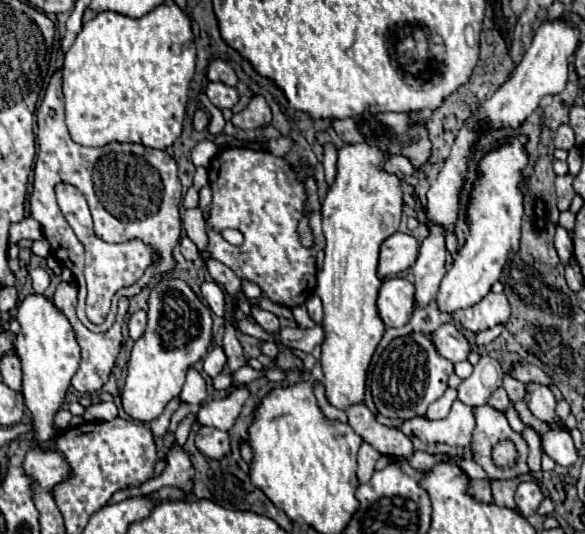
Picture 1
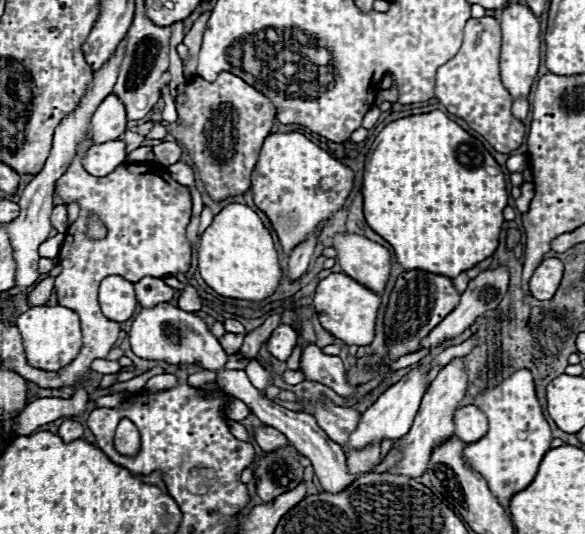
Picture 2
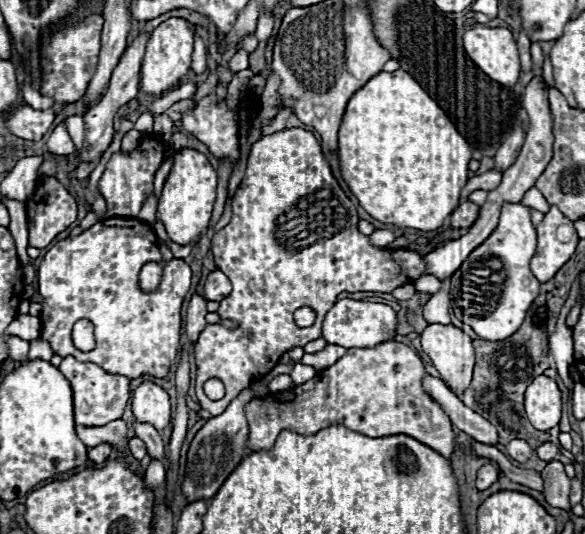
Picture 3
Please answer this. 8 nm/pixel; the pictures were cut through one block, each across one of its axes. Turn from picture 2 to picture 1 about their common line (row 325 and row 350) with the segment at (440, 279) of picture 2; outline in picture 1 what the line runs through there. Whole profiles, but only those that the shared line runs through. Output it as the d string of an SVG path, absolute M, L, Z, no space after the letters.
M408 334L396 338L380 354L372 370L372 398L382 416L388 418L414 418L424 416L428 406L438 400L448 388L448 376L454 372L454 364L436 354L430 334Z

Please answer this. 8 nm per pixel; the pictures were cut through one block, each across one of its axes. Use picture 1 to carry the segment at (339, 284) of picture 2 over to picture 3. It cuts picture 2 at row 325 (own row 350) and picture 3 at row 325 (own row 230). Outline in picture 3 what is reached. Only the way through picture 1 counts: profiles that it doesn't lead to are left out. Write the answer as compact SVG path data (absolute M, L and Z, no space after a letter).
M338 300L326 314L324 326L322 326L322 338L326 338L328 344L336 344L342 348L372 348L376 344L386 342L392 338L398 324L396 312L378 302L362 302L362 300Z

